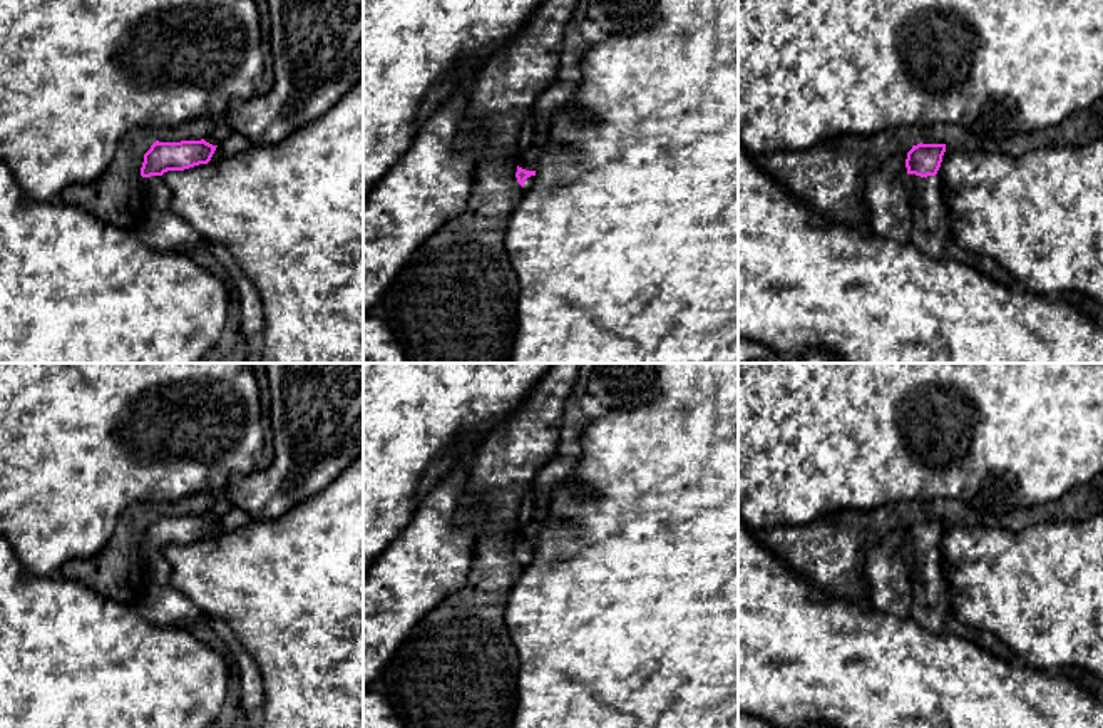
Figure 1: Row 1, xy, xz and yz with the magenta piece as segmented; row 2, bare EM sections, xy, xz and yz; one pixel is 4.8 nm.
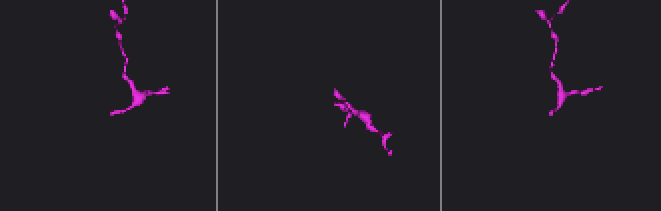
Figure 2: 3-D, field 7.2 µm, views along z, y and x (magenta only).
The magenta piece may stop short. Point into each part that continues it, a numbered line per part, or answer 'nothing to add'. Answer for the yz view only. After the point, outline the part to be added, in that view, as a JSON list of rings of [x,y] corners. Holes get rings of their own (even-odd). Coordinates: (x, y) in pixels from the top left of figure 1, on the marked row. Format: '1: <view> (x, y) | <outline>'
1: yz (929, 231) | [[[907,174],[902,182],[912,213],[911,241],[929,256],[946,258],[949,211],[941,199],[939,176],[921,177]]]

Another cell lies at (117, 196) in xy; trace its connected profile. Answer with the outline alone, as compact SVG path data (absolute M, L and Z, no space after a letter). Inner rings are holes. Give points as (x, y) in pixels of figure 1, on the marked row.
M129 132L100 177L90 184L67 186L57 199L79 206L115 228L137 231L146 211L141 167L152 144L149 132Z

